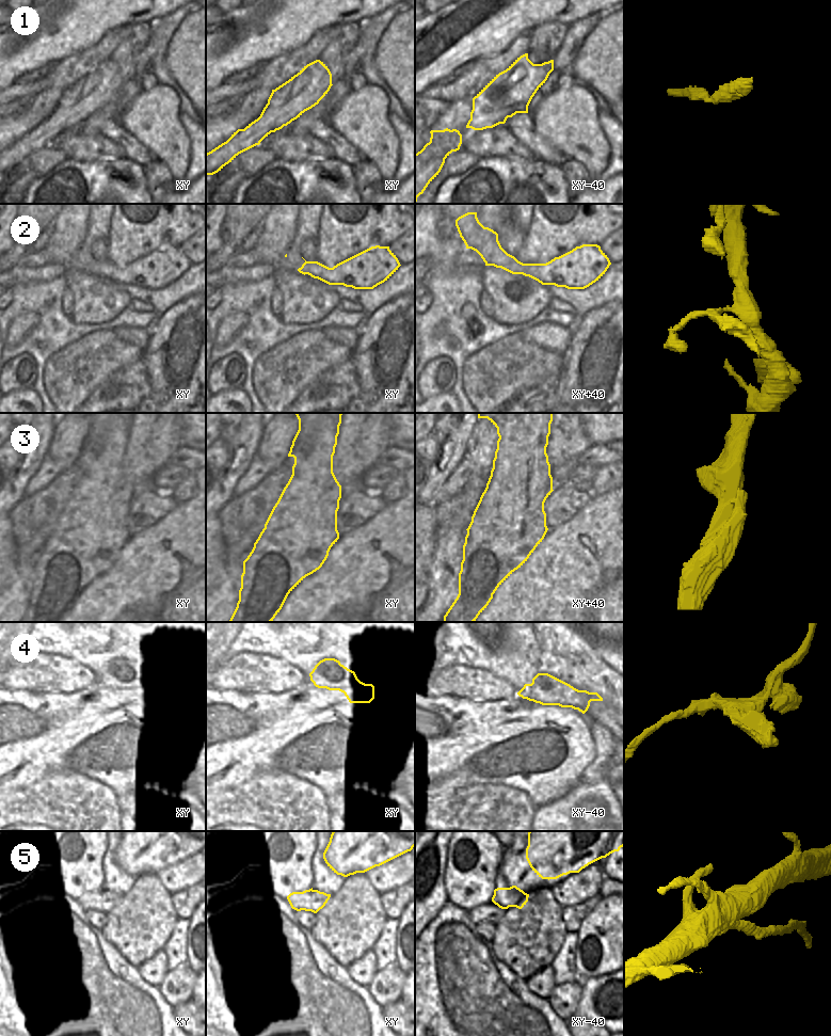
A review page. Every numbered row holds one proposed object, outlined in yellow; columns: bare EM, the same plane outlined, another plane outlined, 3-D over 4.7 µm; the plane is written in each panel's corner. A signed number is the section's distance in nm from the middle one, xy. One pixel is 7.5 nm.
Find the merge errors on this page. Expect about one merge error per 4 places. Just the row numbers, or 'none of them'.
1, 4, 5

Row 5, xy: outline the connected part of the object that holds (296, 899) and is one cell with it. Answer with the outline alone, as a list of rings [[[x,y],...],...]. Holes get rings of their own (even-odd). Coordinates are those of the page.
[[[313,888],[303,892],[292,892],[287,896],[287,899],[292,909],[301,911],[301,905],[305,905],[313,897]]]

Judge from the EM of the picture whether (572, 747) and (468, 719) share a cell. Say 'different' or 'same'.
same

